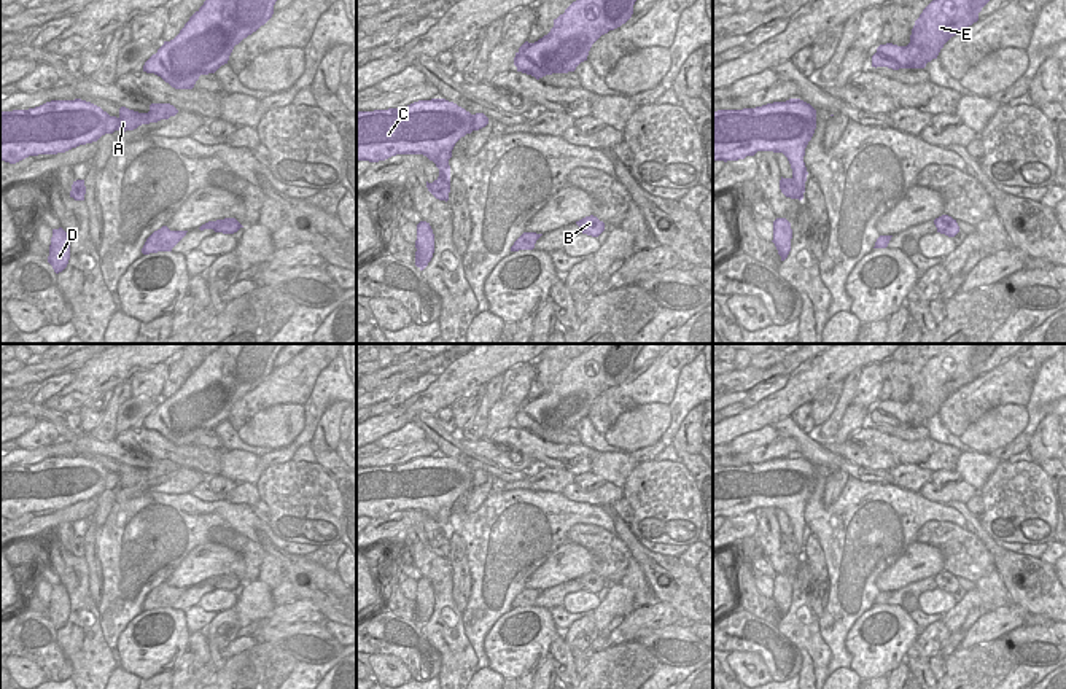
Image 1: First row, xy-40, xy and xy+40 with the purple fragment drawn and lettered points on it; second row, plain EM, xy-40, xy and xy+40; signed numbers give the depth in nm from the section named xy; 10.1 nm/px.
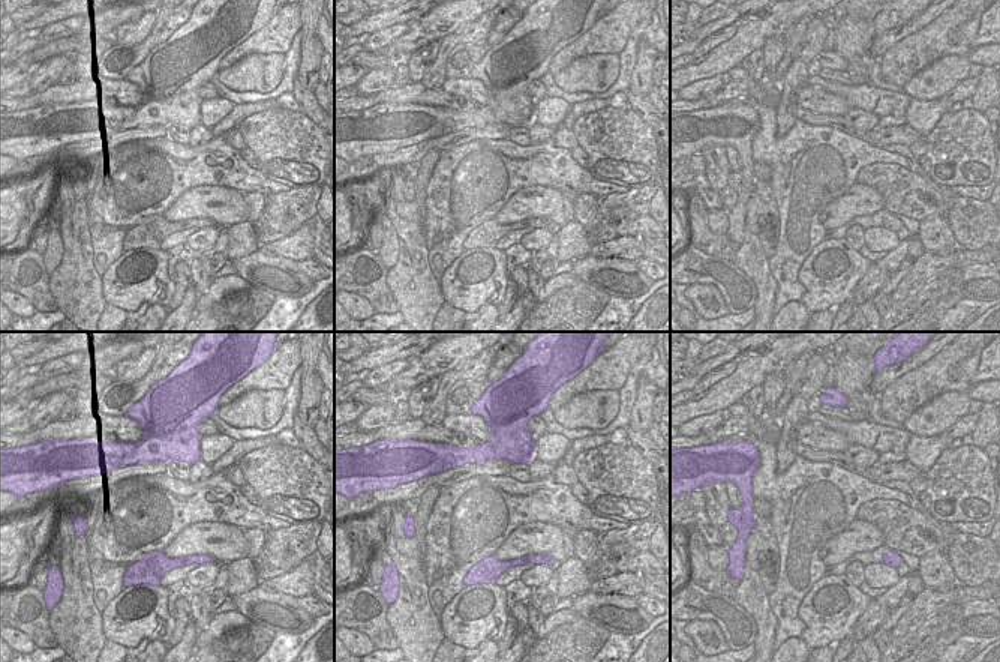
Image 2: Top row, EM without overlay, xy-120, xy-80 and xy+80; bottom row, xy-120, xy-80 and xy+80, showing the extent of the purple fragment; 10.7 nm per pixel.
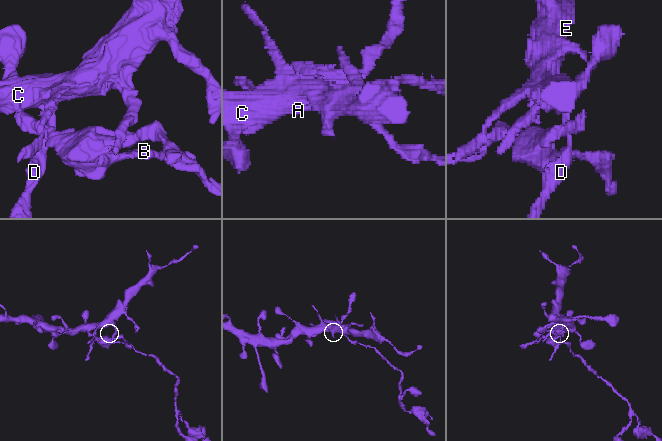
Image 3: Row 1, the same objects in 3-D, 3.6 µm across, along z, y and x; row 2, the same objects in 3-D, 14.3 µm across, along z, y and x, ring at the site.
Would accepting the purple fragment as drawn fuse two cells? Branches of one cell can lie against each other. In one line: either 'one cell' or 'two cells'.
two cells

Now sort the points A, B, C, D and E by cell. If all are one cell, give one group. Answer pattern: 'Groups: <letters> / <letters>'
Groups: A C D E / B.

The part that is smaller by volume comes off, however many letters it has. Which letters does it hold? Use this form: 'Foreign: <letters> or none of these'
Foreign: B.

